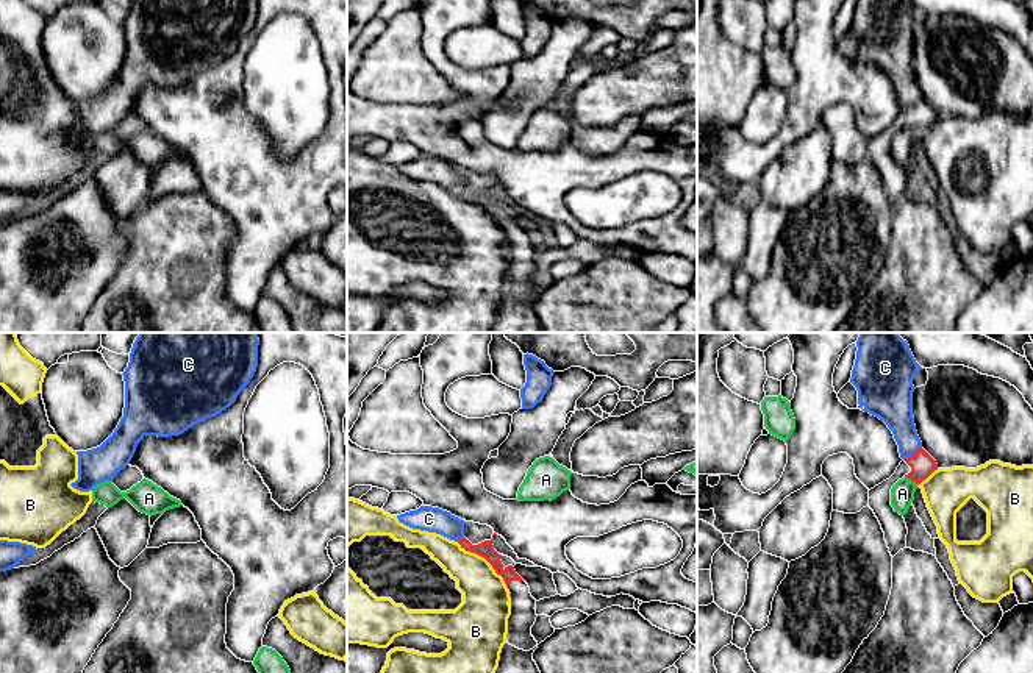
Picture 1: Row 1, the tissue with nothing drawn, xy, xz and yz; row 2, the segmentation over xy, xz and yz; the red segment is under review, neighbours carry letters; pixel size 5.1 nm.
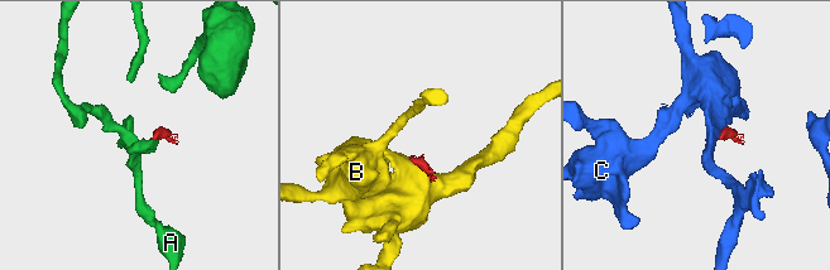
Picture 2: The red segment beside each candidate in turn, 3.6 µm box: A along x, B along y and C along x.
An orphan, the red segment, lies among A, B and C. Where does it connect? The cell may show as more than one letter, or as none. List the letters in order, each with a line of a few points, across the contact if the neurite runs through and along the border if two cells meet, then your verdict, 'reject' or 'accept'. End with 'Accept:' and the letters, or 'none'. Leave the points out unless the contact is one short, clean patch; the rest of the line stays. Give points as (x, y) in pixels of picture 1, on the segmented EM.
A: yz (905, 477), (918, 484) | reject
B: xz (457, 542), (466, 550), (480, 555), (507, 587) | reject
C: yz (921, 447), (904, 459) | reject
Accept: none

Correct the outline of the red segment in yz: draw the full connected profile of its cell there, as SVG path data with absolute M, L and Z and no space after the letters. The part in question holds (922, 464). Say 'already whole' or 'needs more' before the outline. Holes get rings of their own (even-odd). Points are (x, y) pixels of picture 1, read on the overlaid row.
needs more; M919 448L913 456L900 462L889 479L869 490L869 507L881 525L892 557L906 547L908 528L903 515L891 506L891 489L902 478L920 484L935 470L938 470L936 461L924 448Z

